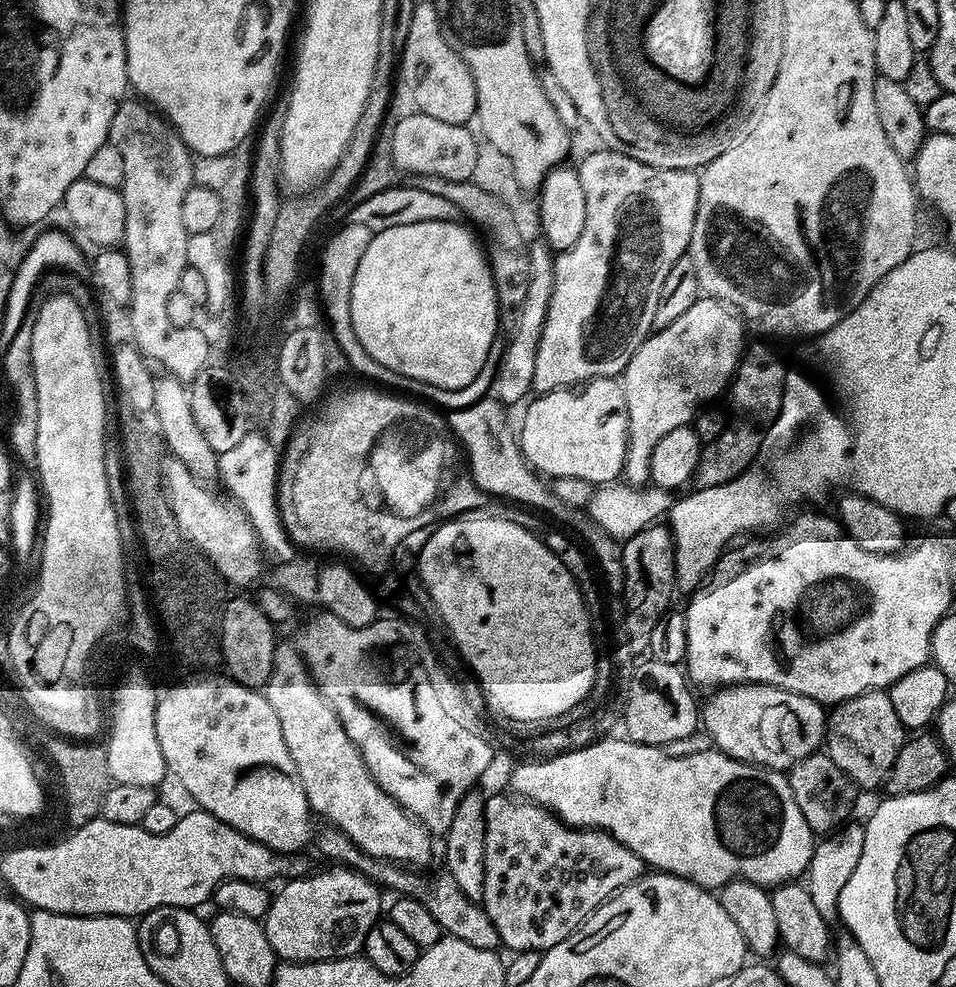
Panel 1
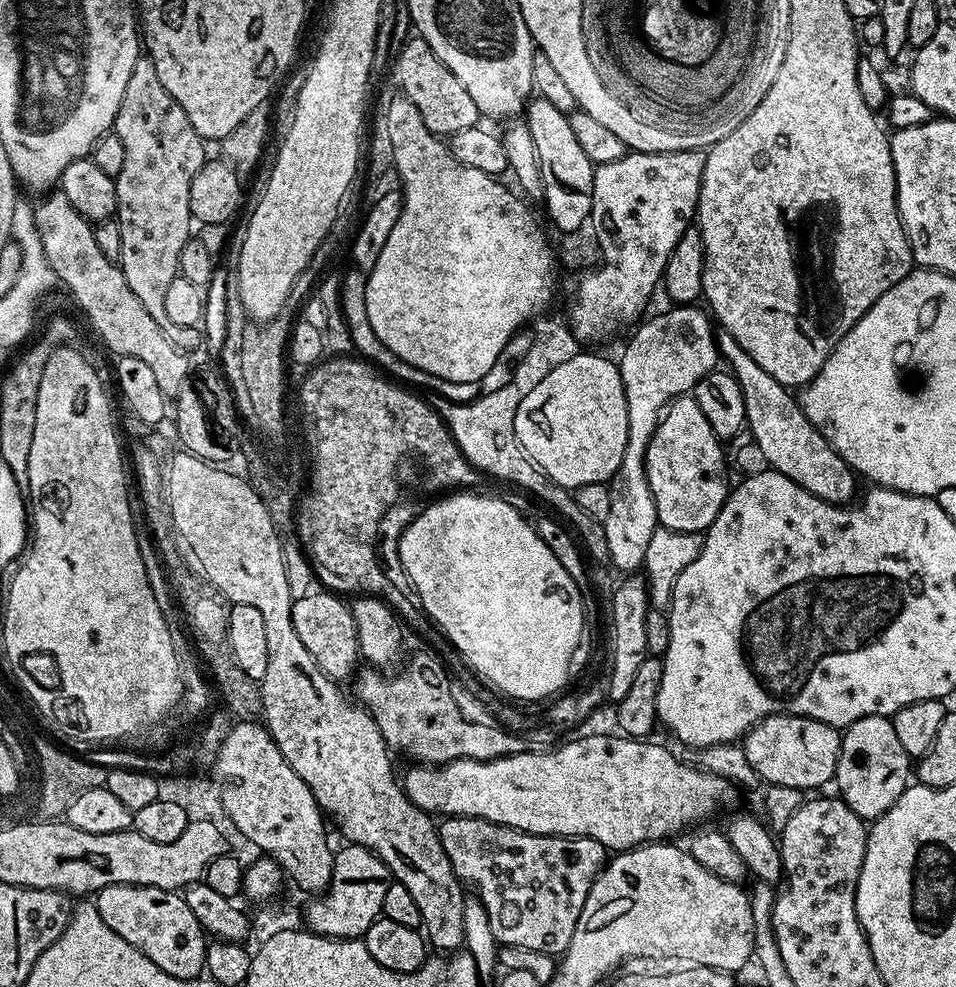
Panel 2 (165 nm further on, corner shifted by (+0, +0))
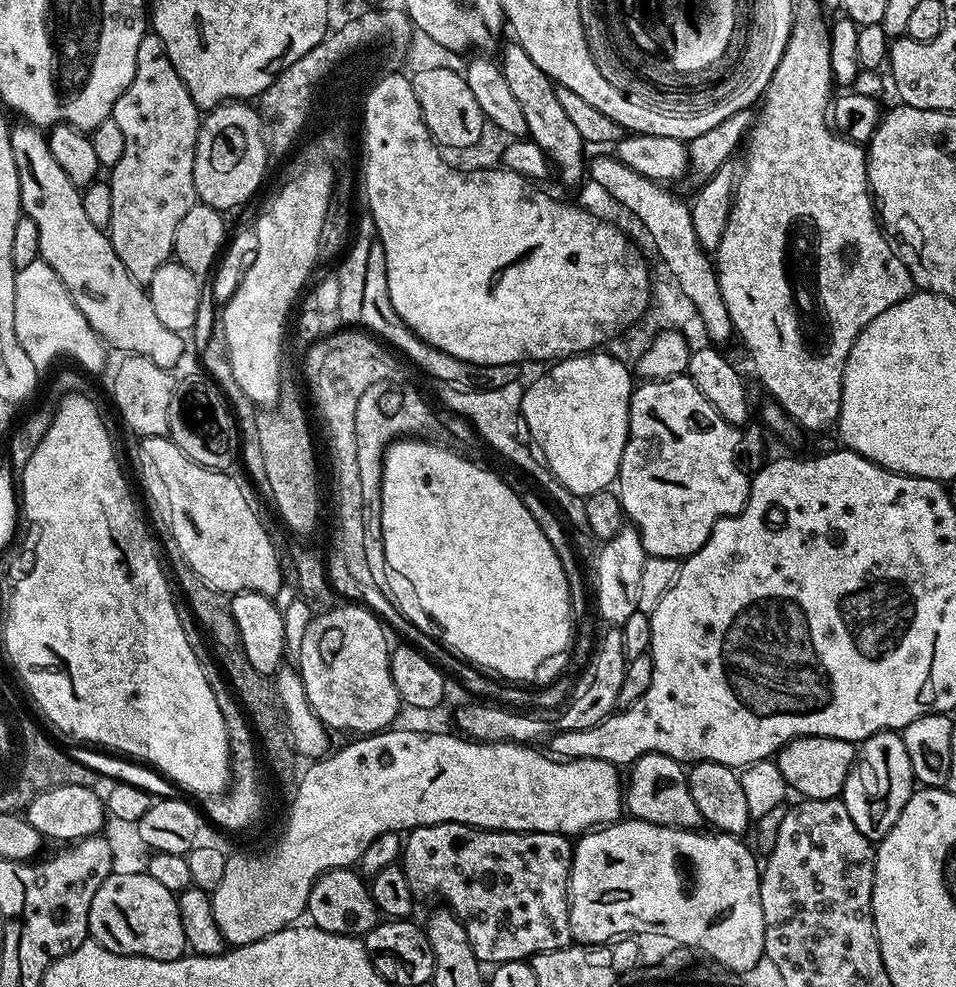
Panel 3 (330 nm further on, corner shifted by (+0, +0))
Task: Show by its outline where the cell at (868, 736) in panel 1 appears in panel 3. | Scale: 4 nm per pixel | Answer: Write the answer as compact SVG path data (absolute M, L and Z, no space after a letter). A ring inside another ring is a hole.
M893 730L874 734L859 745L856 760L846 778L842 799L846 810L850 810L850 818L854 818L854 826L858 826L868 840L878 842L890 834L894 822L898 822L898 814L902 814L913 791L910 754L906 754L903 735Z

